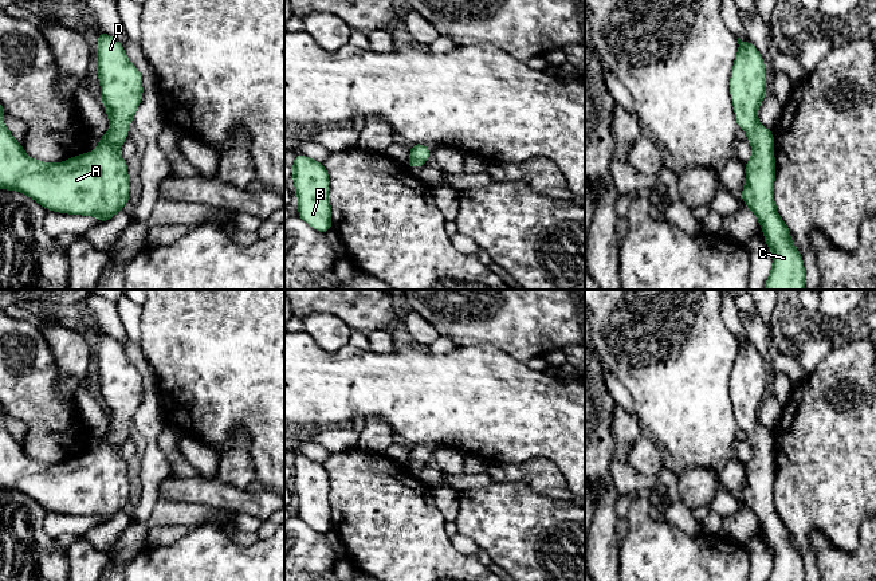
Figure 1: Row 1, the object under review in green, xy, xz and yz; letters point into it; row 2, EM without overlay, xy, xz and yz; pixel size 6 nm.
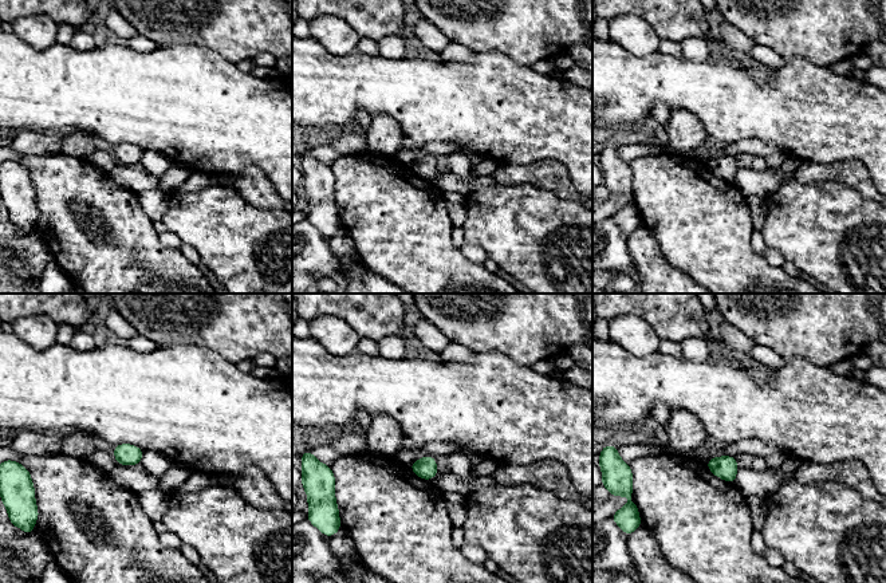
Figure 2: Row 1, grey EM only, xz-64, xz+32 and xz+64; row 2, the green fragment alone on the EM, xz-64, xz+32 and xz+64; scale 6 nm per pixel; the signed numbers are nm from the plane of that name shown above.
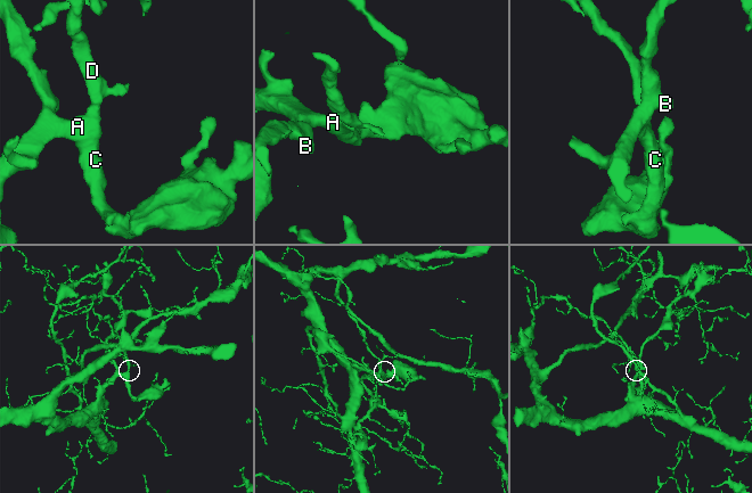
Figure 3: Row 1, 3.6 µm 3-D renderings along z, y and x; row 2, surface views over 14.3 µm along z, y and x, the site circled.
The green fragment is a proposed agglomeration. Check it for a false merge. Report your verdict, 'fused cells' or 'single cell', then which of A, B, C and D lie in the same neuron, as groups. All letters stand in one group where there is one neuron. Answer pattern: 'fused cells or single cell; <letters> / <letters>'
single cell; A B C D

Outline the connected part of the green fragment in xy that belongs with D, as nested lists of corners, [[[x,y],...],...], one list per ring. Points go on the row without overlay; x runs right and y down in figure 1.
[[[105,333],[98,337],[98,369],[101,401],[109,416],[110,431],[99,437],[95,451],[68,459],[66,463],[47,464],[30,459],[23,447],[3,424],[7,413],[0,404],[0,488],[20,491],[46,510],[59,514],[97,517],[99,523],[110,521],[129,502],[127,462],[119,455],[119,447],[127,440],[127,428],[142,400],[142,374],[131,365],[123,346]]]

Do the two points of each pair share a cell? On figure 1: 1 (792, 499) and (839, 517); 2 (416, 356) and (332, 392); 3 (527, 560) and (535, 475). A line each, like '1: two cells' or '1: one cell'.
1: one cell
2: one cell
3: two cells

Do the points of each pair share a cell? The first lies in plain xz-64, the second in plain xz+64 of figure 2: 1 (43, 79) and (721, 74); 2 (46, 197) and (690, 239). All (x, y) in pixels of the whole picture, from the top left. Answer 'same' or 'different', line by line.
1: same
2: same

